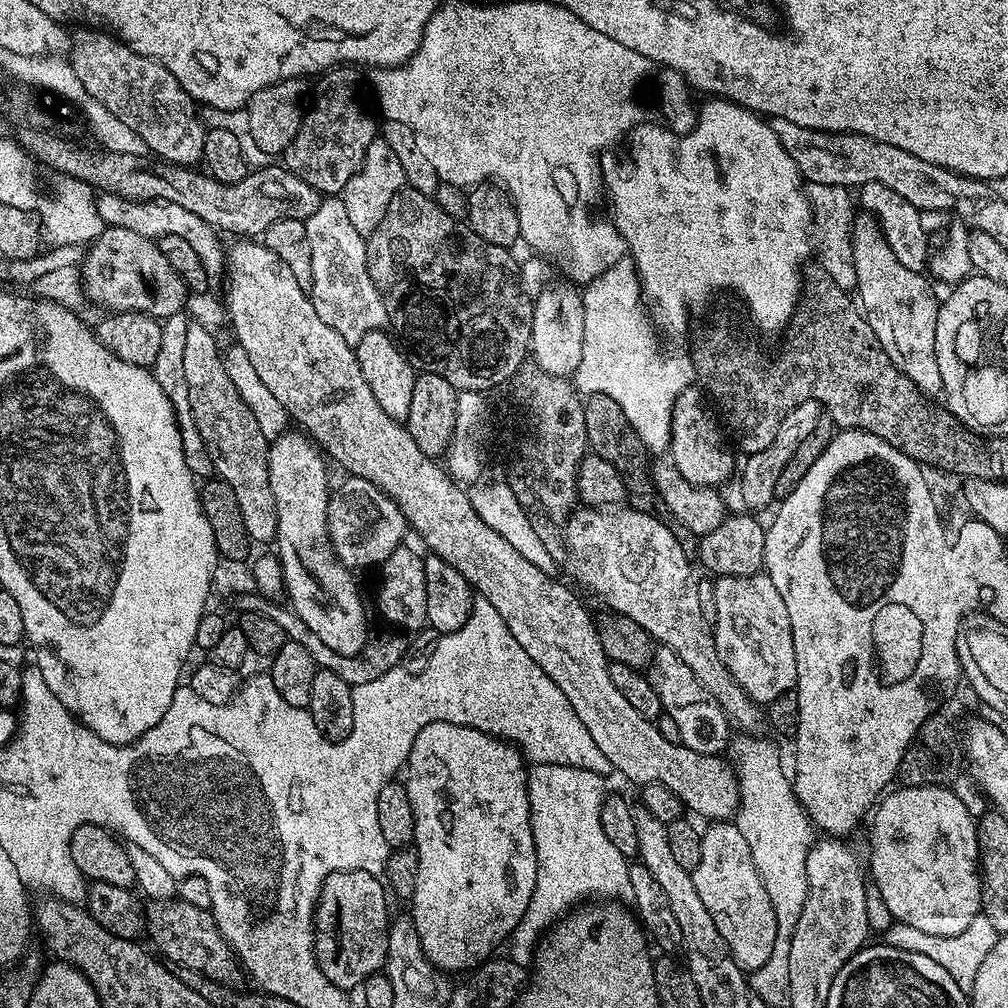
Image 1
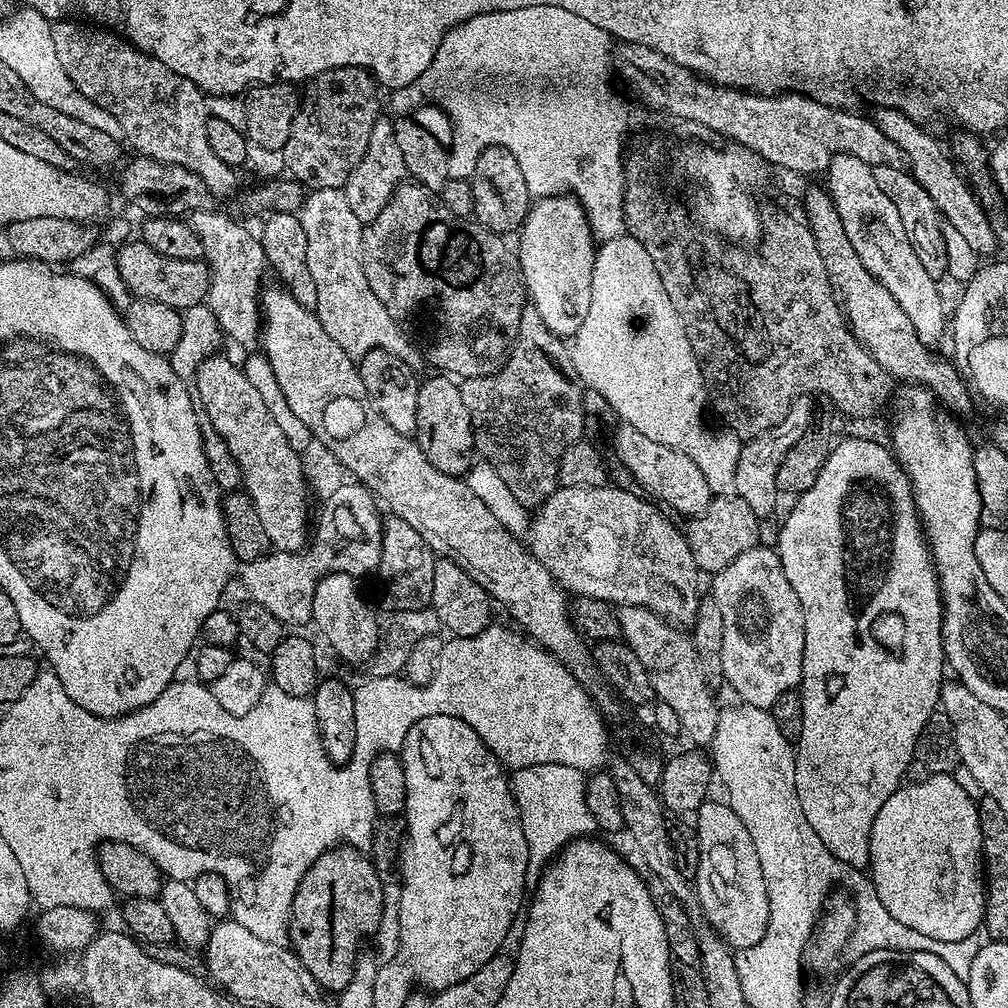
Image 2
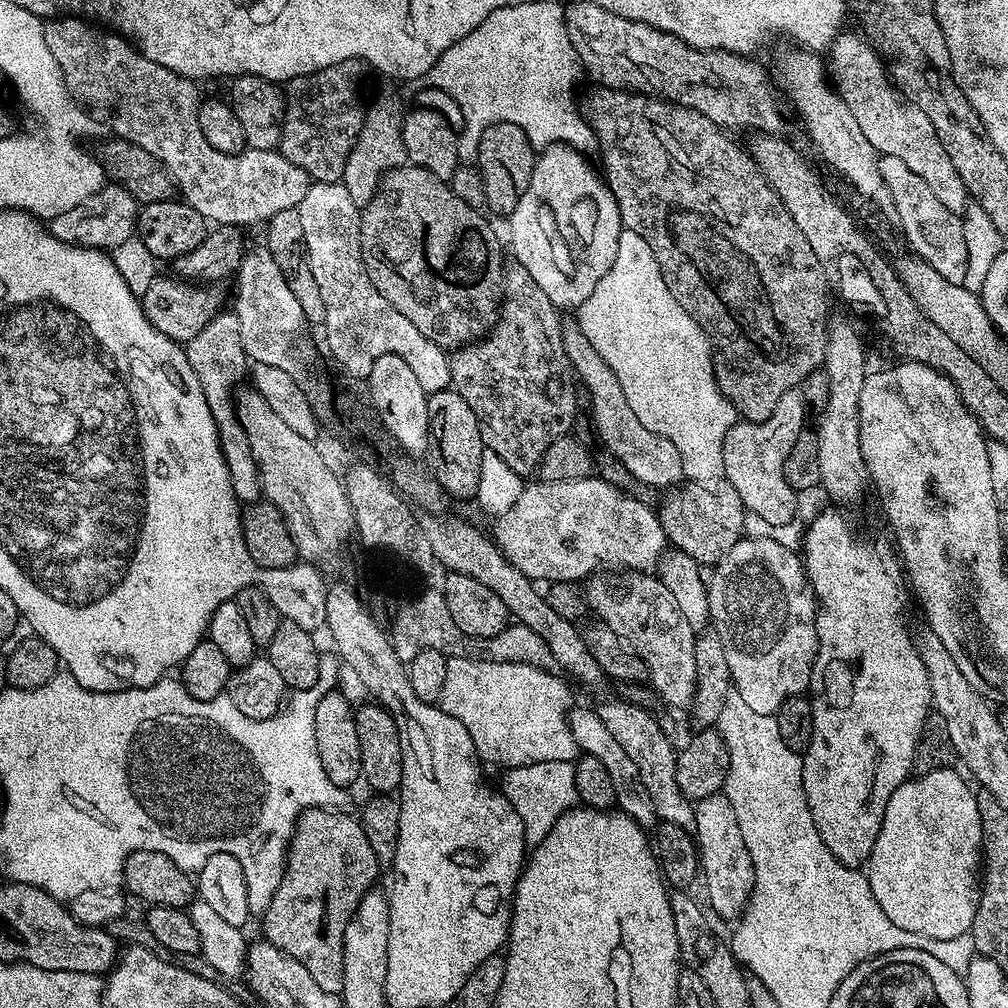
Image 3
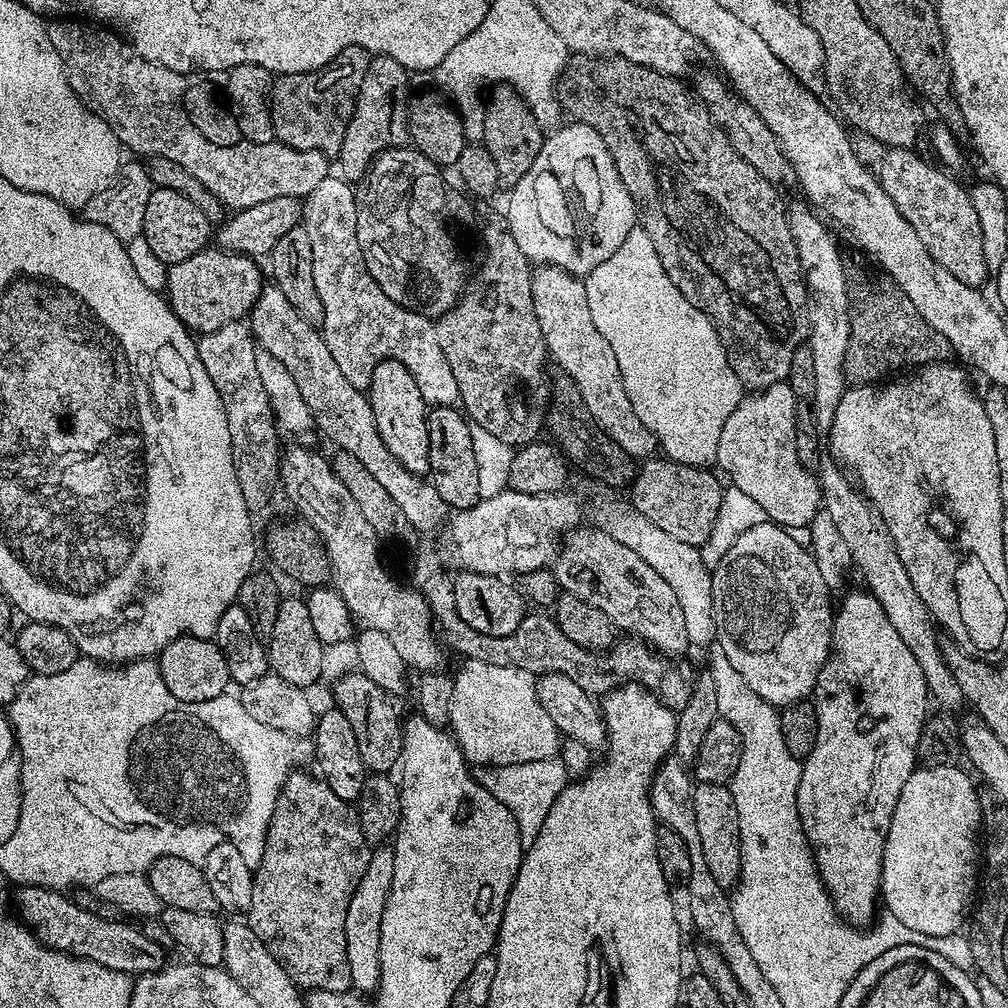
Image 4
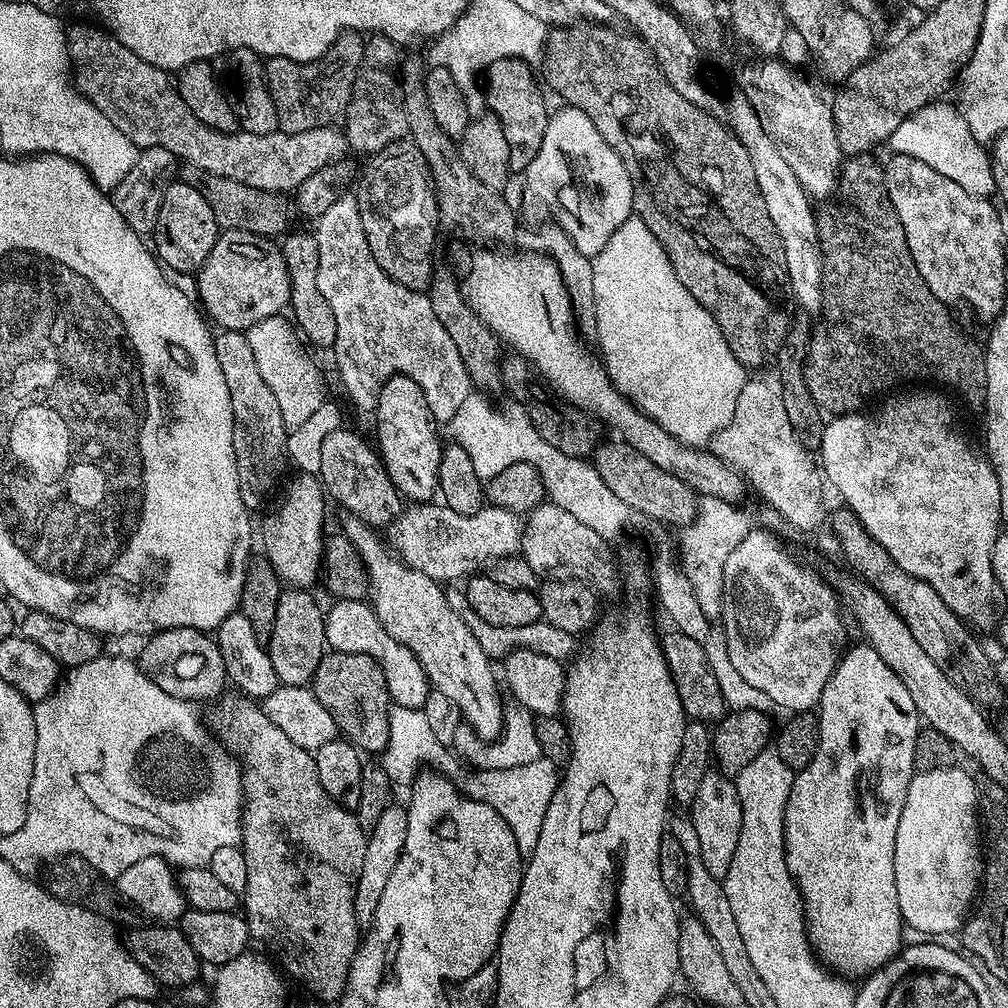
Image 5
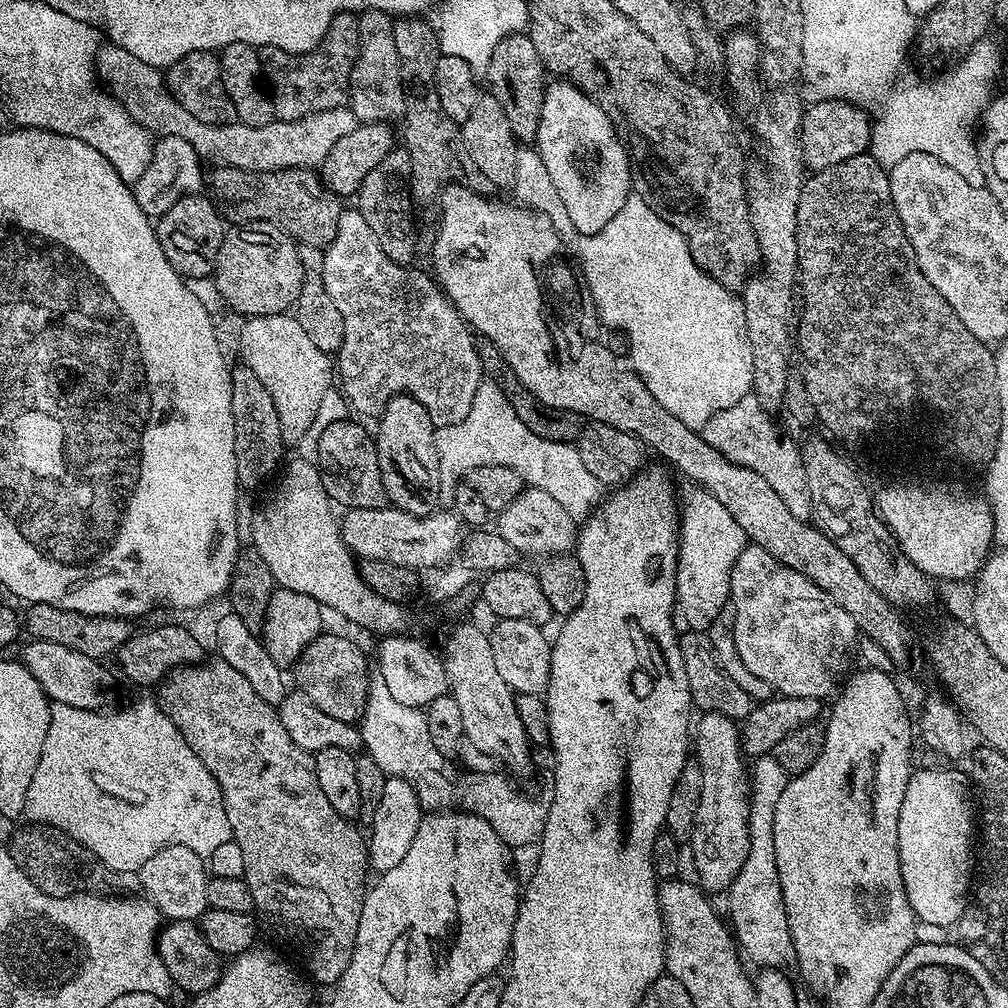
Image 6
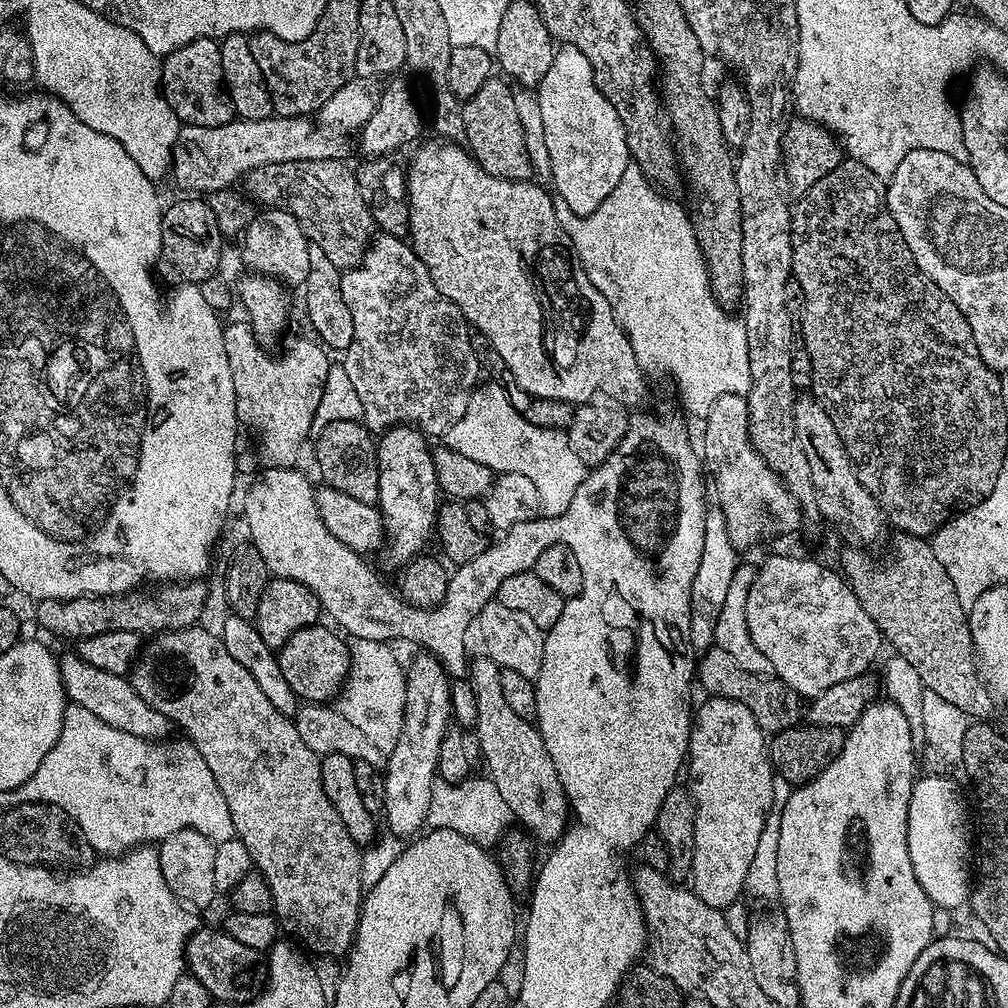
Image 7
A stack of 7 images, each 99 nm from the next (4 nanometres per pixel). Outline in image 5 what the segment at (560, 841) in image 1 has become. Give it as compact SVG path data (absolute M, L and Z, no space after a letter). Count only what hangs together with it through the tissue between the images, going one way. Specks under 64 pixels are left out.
M538 759L527 766L514 766L510 770L486 770L472 768L470 774L461 784L459 791L469 800L486 802L502 818L506 818L508 830L514 834L516 846L521 857L534 854L538 847L538 837L542 834L542 821L546 818L546 809L550 806L550 798L554 798L554 790L558 783L558 766L546 759Z

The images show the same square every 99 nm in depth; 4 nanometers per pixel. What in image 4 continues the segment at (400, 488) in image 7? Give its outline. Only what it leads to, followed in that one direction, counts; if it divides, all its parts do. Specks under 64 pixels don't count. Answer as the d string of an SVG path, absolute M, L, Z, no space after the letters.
M383 360L374 366L372 381L368 384L366 395L374 410L374 422L378 422L378 434L382 434L382 442L406 470L416 476L424 476L430 466L430 430L428 429L428 413L430 406L422 398L422 390L418 390L418 382L406 366L397 360Z

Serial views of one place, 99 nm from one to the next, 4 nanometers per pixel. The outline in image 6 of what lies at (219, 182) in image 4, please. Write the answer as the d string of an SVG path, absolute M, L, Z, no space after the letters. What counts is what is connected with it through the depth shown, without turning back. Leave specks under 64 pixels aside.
M111 42L101 43L100 49L96 51L96 74L103 83L104 80L108 83L106 85L107 91L111 93L117 104L121 104L128 111L128 116L135 124L141 124L143 128L148 129L157 137L186 138L186 142L190 142L190 146L194 146L194 150L205 161L216 160L212 162L229 168L241 168L251 172L273 172L274 170L286 170L287 168L315 169L323 164L326 154L330 154L330 149L345 134L350 134L350 130L354 130L358 123L351 107L341 106L315 112L309 116L304 116L301 120L277 120L273 118L270 123L261 128L246 126L239 122L203 124L198 122L198 118L194 118L194 114L190 114L187 110L182 110L182 106L178 106L176 99L170 94L165 73L161 69L142 62L142 58L134 58L134 54L130 54L130 50Z

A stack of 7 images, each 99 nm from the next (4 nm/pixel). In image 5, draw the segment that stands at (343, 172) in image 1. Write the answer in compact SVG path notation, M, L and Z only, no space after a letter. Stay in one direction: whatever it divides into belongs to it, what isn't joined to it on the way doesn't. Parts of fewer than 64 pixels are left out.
M347 31L317 60L305 64L281 56L264 60L270 98L274 98L274 106L278 110L279 131L302 134L306 130L331 128L343 121L348 114L348 103L352 101L352 88L362 62L364 42L365 37L361 33Z

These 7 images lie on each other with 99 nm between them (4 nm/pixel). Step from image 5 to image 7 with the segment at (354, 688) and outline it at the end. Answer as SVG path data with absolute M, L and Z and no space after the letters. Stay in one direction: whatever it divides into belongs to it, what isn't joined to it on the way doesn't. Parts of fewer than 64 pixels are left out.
M317 622L298 630L276 652L276 661L282 670L282 678L290 682L290 690L304 702L324 704L337 695L344 686L350 667L350 648L339 631L331 632Z

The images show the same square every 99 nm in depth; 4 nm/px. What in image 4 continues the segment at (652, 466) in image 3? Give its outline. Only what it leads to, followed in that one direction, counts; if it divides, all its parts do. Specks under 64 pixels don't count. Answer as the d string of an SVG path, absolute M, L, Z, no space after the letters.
M540 266L532 273L532 293L534 312L551 363L556 363L555 367L565 372L578 386L578 392L591 417L612 441L622 447L632 459L644 460L651 457L658 448L656 439L644 427L638 414L634 413L634 406L631 405L625 383L622 382L618 358L614 358L610 342L606 342L606 338L598 334L598 326L594 326L583 279L565 272L563 268Z

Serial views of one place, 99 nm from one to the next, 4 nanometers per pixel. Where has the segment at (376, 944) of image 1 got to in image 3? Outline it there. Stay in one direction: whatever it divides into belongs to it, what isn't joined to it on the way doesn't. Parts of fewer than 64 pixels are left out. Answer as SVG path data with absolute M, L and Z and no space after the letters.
M307 808L296 819L296 828L292 831L292 841L288 843L288 858L284 865L284 877L270 898L270 906L262 914L264 920L263 939L269 944L278 946L290 958L302 962L306 970L310 970L310 978L322 986L322 990L343 993L342 978L344 977L344 935L346 926L358 910L358 902L367 892L373 891L376 875L382 867L376 861L374 851L370 848L363 833L361 821L354 815L347 816L344 810L327 808Z

